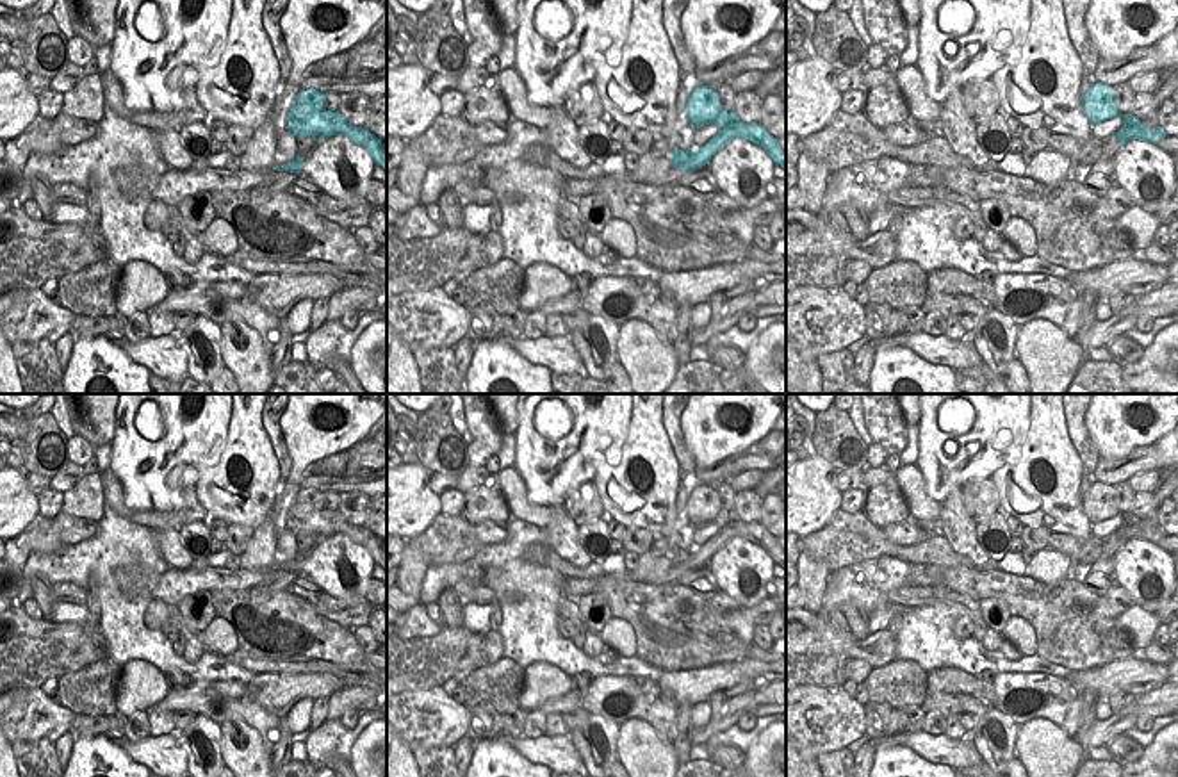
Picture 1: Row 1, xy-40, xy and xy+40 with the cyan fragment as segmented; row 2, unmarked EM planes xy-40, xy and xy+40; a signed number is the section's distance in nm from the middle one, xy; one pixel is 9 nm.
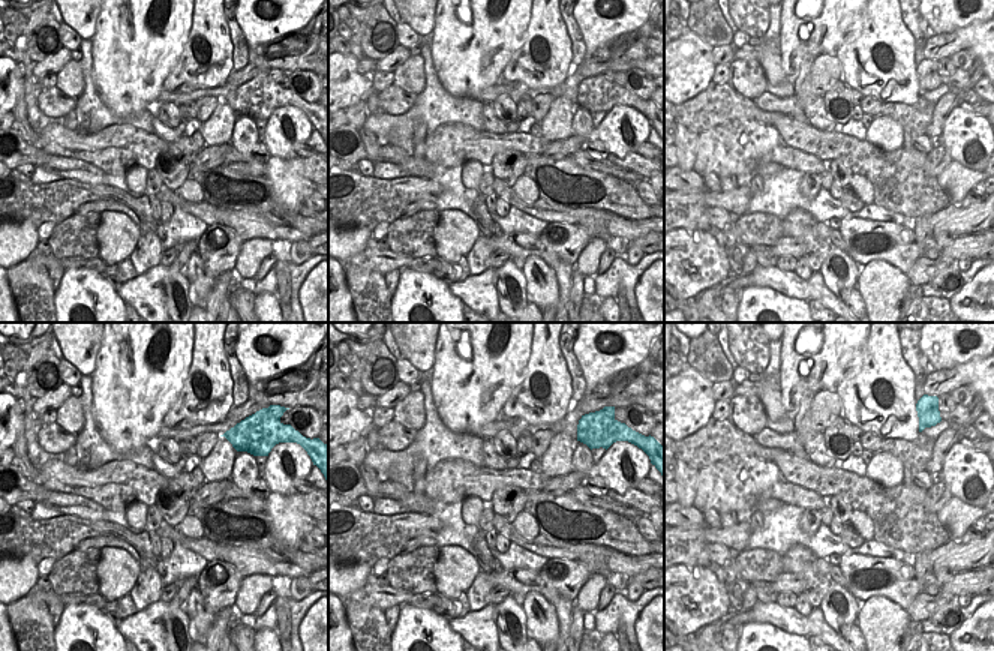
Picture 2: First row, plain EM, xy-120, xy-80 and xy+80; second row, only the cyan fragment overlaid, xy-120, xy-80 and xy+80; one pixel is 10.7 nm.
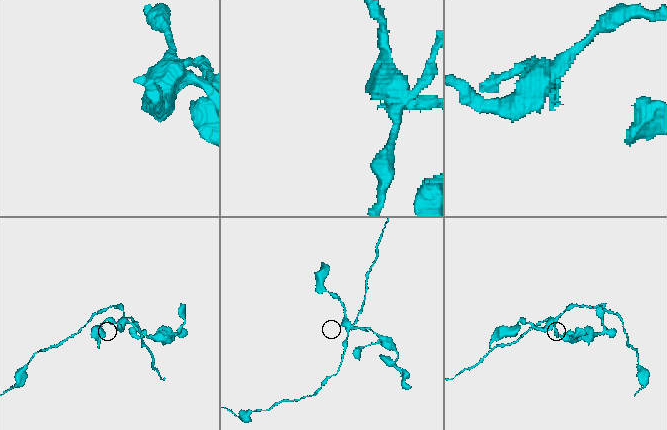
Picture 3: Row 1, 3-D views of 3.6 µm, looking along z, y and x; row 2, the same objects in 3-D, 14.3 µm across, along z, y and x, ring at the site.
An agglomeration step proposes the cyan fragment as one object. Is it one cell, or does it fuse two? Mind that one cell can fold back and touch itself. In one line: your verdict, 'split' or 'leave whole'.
split

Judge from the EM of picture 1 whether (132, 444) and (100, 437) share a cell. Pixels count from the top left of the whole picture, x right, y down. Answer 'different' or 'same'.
different

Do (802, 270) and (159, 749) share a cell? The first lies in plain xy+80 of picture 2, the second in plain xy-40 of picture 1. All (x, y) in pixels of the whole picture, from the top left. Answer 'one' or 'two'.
two

